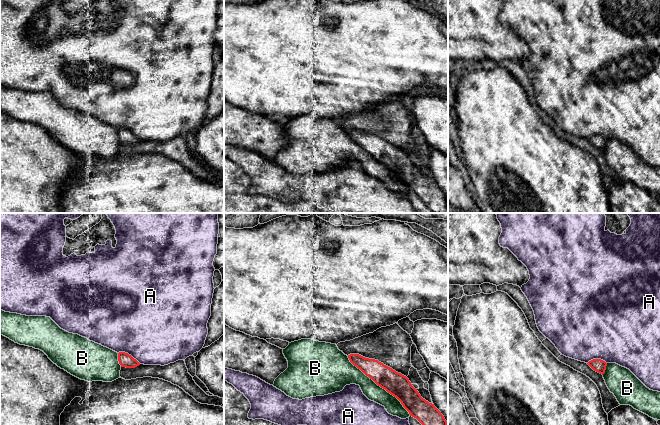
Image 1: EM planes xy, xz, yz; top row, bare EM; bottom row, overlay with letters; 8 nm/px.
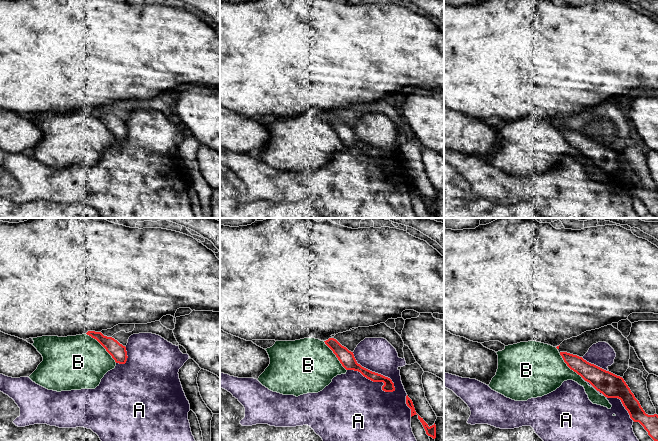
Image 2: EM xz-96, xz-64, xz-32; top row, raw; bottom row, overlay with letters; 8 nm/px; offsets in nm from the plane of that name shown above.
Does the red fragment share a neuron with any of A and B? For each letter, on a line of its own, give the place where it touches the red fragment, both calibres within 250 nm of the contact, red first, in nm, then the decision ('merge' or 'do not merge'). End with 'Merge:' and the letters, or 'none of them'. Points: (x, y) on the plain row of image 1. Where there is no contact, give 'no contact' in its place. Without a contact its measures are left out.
A: xy (128, 130) | 110/500 nm | do not merge
B: xz (379, 161) | 190/160 nm | do not merge
Merge: none of them

